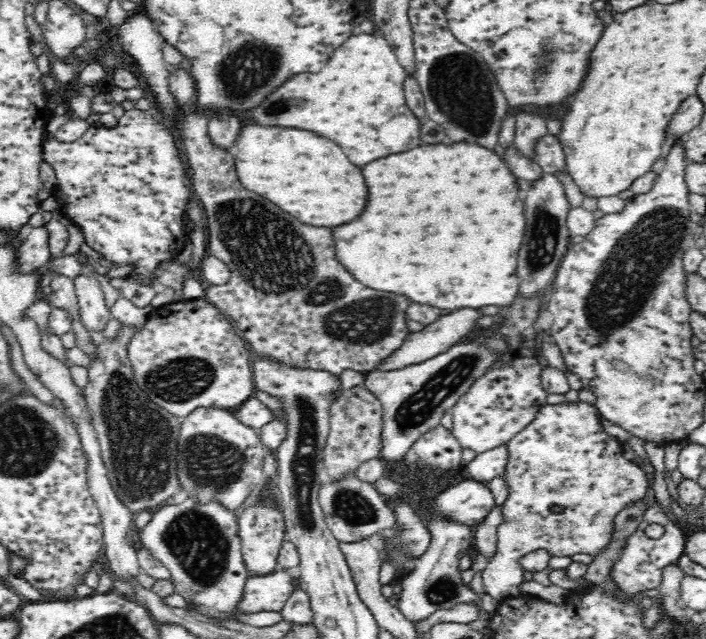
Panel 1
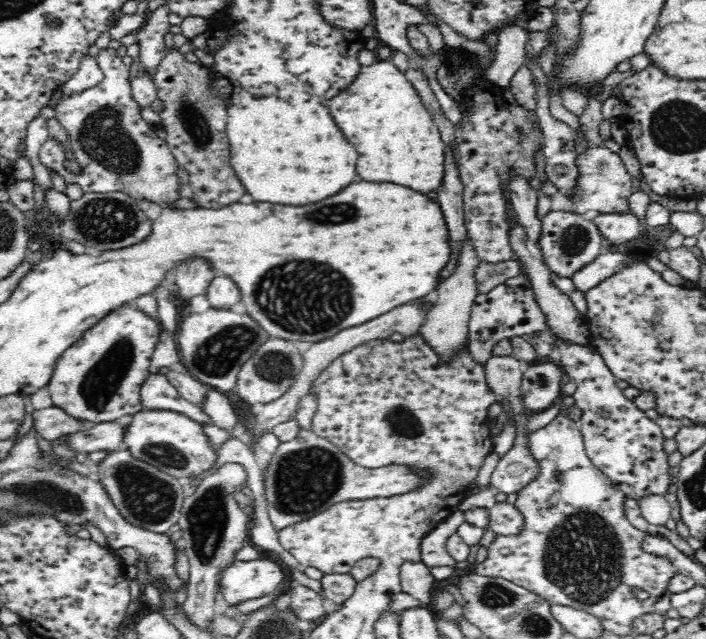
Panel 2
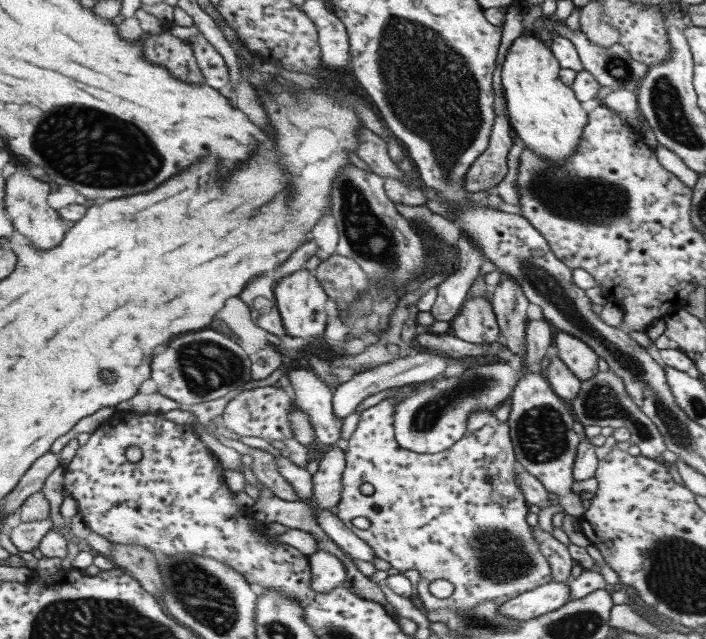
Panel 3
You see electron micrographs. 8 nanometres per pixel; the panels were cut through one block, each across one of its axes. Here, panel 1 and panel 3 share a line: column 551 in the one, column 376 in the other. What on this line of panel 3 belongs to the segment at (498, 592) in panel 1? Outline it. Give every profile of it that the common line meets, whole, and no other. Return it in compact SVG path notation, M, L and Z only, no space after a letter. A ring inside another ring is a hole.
M389 397L371 408L367 408L360 414L361 421L357 425L358 429L349 439L349 449L346 452L346 470L343 474L343 494L341 494L341 502L337 506L337 516L341 517L341 520L348 527L352 528L353 518L357 518L357 516L365 516L370 521L369 528L365 530L355 528L357 535L375 549L375 553L377 553L379 558L389 561L394 568L401 572L417 570L420 573L420 581L417 587L418 597L429 611L445 608L469 611L485 604L485 601L488 600L503 604L504 602L512 601L513 598L520 597L521 594L529 590L534 590L534 588L544 586L544 584L554 580L552 565L548 558L545 558L541 546L537 544L537 534L533 532L533 527L529 526L529 522L527 522L529 502L525 498L525 490L521 490L521 486L517 484L519 463L512 444L510 424L507 421L501 422L497 420L494 412L495 410L477 410L477 412L473 412L472 417L468 419L468 432L465 433L465 436L459 442L456 442L452 449L445 450L445 452L437 455L420 455L414 454L411 450L400 446L396 438L397 398ZM365 482L369 482L374 486L374 492L371 495L361 494L361 486ZM437 578L444 578L454 585L454 593L449 598L437 598L437 596L431 594L429 586Z

